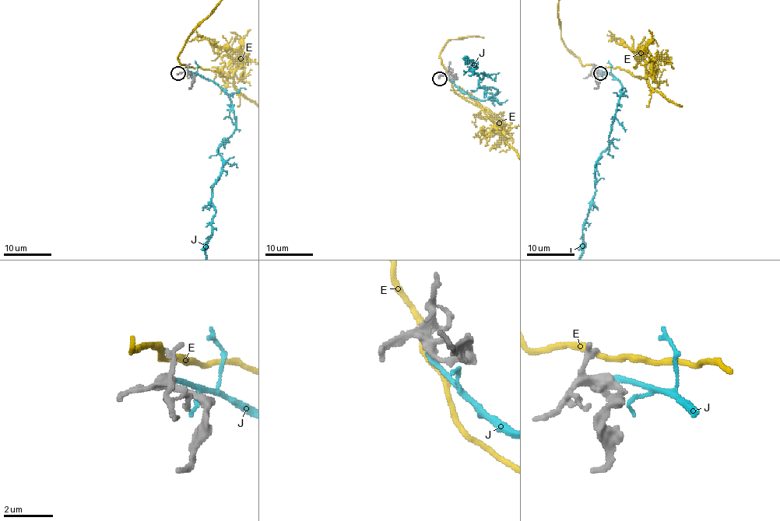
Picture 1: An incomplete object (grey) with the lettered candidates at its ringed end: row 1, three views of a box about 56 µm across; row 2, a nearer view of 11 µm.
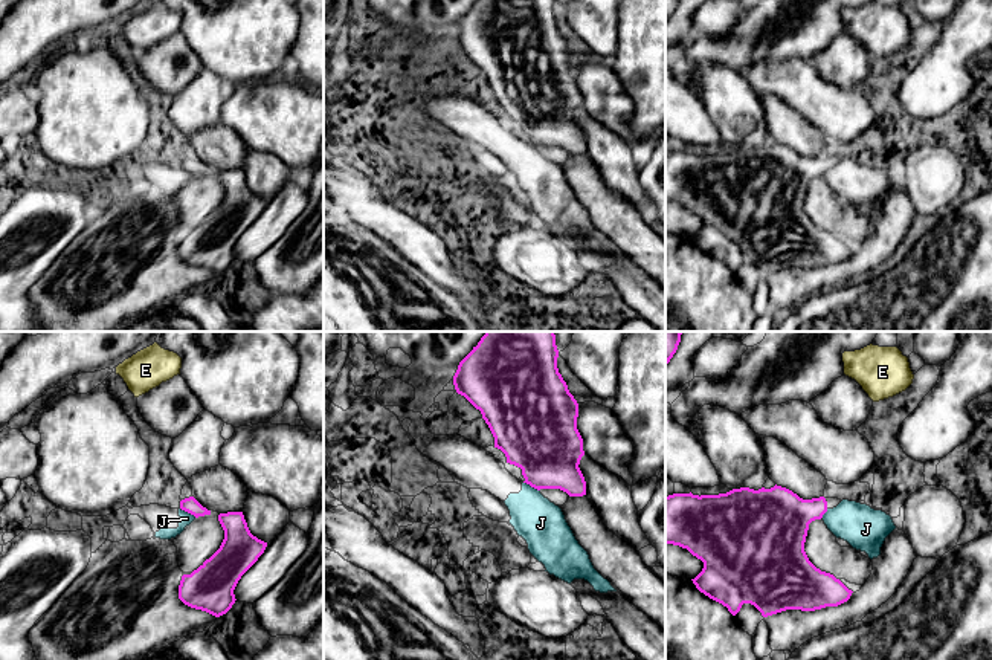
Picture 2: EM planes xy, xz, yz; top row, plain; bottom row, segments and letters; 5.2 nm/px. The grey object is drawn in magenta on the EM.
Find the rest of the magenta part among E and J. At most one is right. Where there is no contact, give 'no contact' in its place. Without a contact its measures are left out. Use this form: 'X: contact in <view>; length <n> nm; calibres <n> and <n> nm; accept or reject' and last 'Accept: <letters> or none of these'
E: no contact; reject
J: contact in xz; length 100 nm; calibres 380 and 240 nm; reject
Accept: none of these

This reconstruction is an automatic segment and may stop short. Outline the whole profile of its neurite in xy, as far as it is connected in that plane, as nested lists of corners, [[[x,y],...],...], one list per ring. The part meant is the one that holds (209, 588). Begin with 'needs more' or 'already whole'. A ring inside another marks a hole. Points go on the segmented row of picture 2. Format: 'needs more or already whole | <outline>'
already whole | [[[243,512],[220,513],[218,521],[224,530],[220,548],[191,574],[183,574],[179,585],[185,605],[215,617],[232,608],[238,581],[267,547],[250,533]]]

